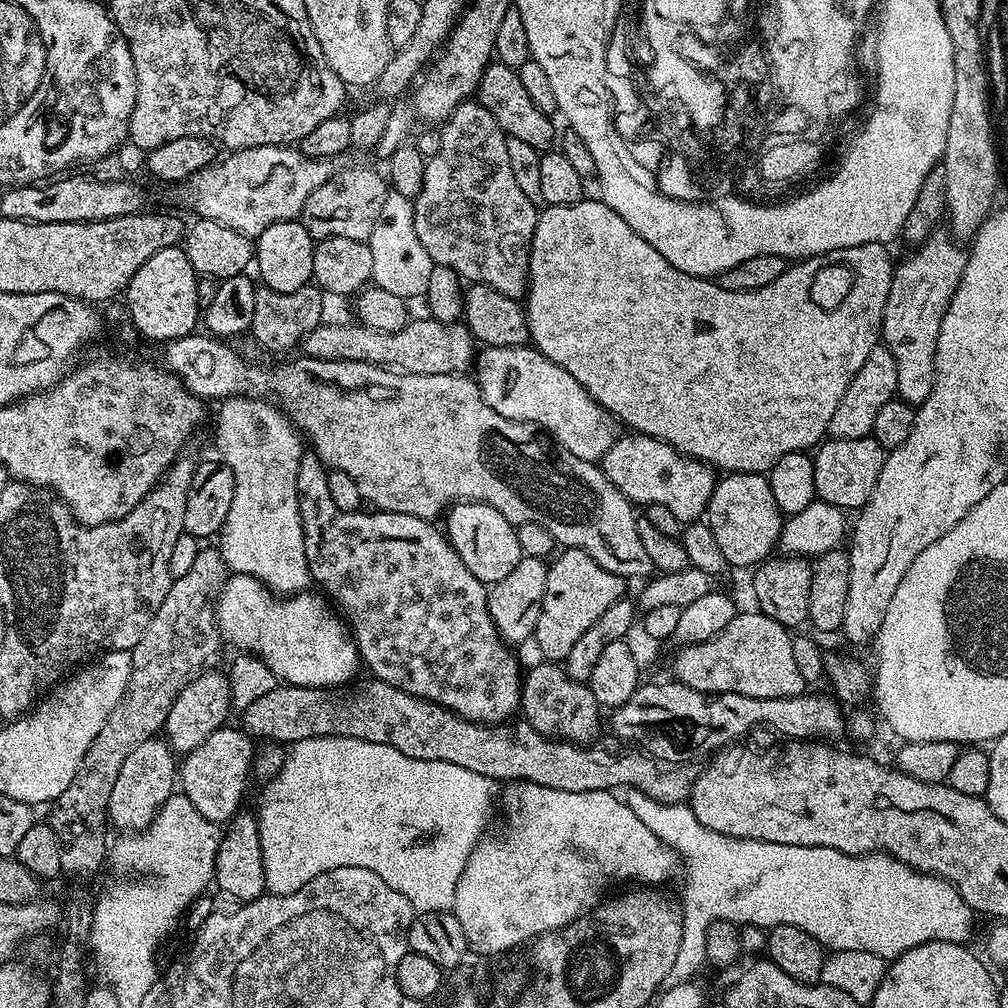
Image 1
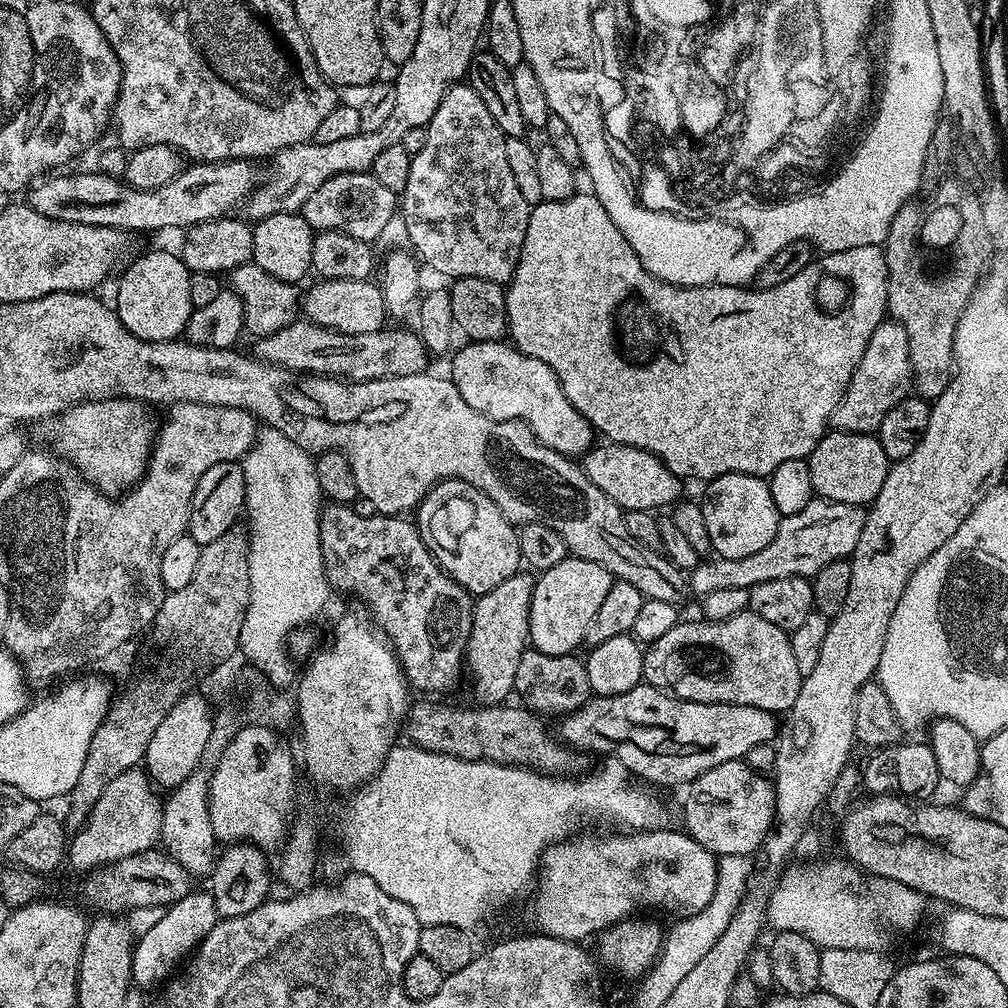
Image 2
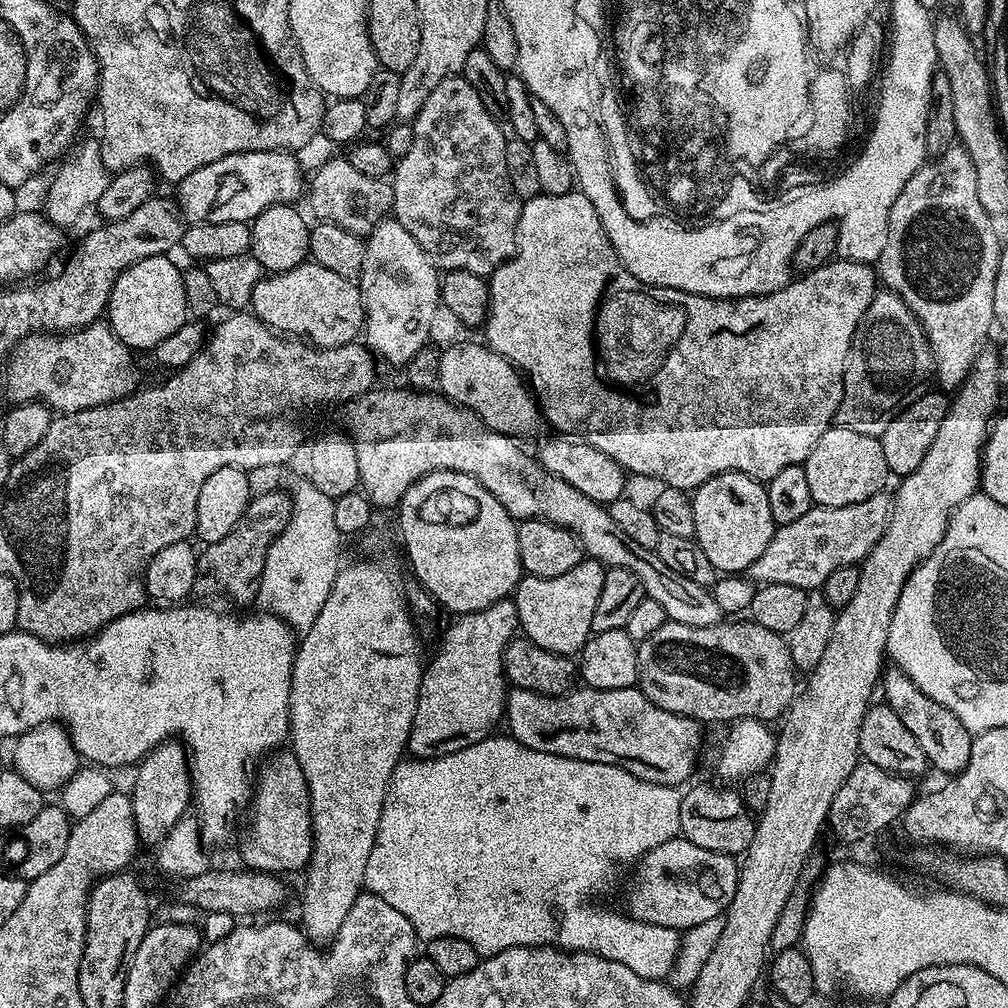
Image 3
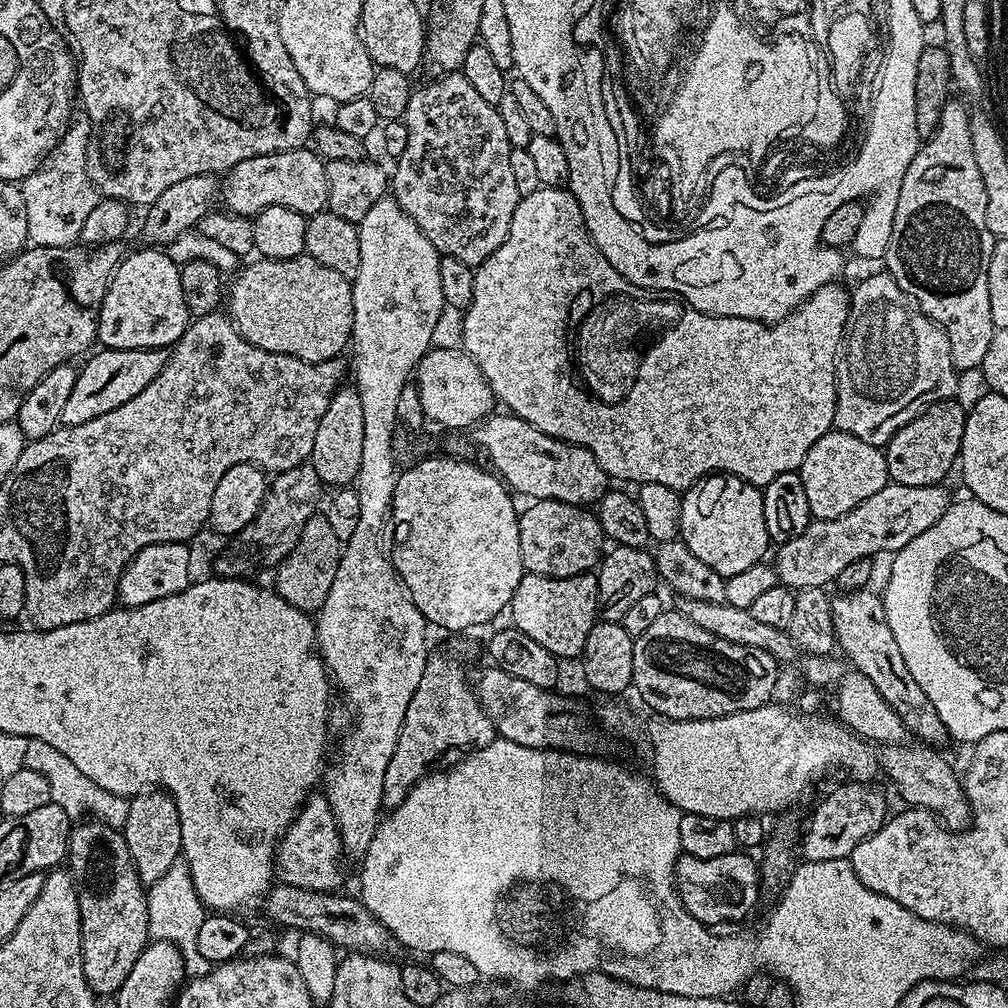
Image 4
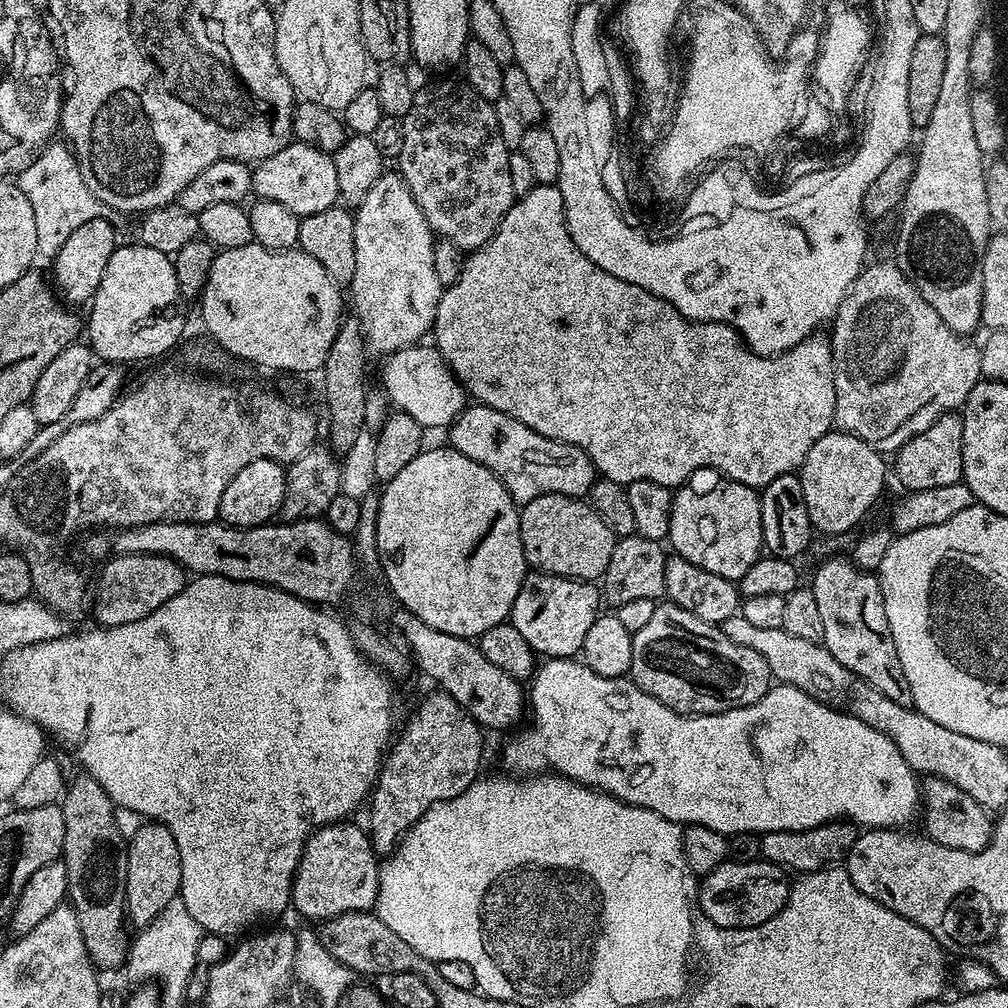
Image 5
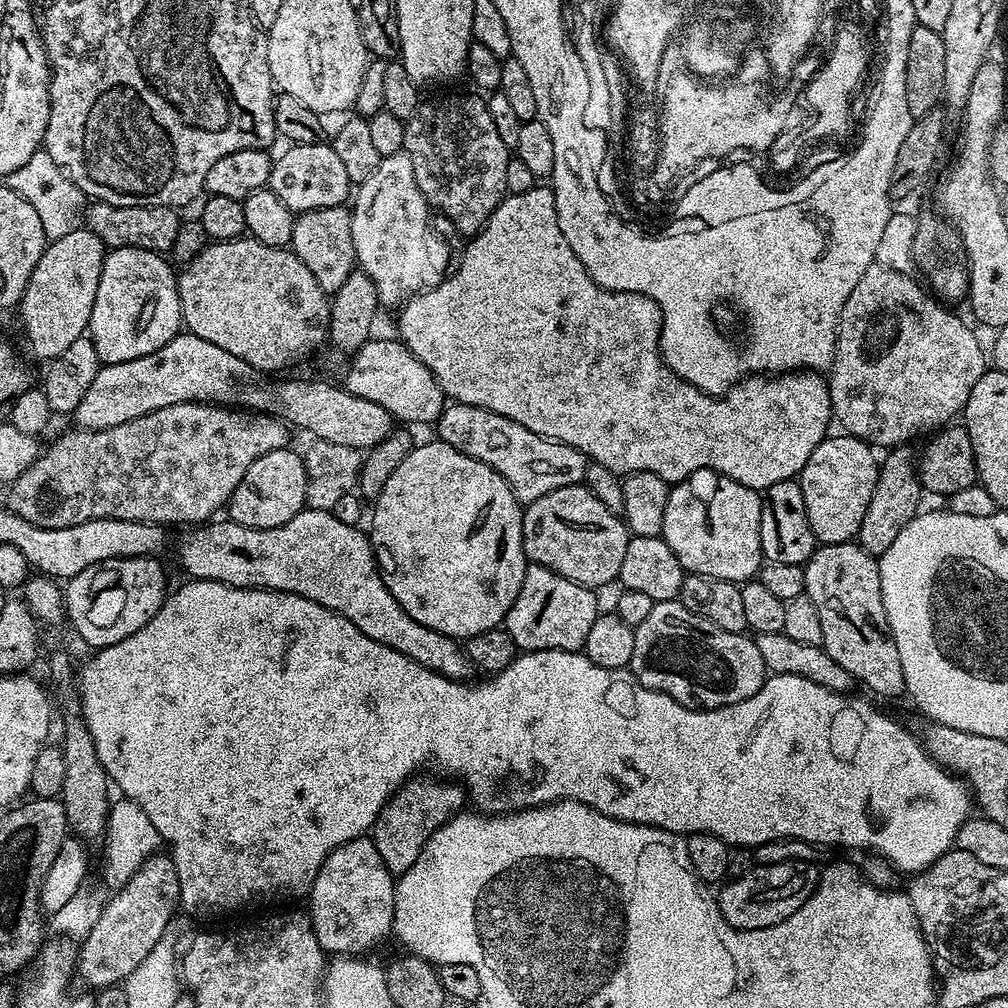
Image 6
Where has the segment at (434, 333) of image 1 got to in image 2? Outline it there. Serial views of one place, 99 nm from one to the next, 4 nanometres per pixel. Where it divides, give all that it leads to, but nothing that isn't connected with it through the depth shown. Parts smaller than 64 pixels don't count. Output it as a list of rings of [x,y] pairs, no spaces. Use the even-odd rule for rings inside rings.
[[[297,319],[295,324],[286,326],[269,336],[261,336],[255,341],[255,355],[265,364],[277,364],[291,372],[330,376],[349,382],[358,380],[381,380],[395,376],[413,376],[427,369],[429,352],[415,331],[403,332],[396,328],[393,332],[381,330],[366,334],[342,334],[321,324],[313,324],[307,319]]]

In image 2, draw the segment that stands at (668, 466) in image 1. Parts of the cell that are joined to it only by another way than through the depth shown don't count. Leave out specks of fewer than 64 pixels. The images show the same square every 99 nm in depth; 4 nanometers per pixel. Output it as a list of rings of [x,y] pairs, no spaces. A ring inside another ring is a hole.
[[[611,442],[597,443],[584,453],[582,467],[586,478],[590,478],[590,482],[594,482],[594,486],[598,486],[602,494],[606,494],[606,498],[610,498],[625,512],[634,510],[646,512],[664,507],[667,509],[675,505],[682,496],[681,477],[674,475],[654,454],[638,450],[634,446]]]

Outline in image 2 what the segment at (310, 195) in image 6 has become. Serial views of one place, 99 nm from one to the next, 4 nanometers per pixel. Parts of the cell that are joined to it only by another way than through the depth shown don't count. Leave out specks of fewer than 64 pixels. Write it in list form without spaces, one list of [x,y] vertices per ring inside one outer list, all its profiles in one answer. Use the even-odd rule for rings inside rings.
[[[225,160],[218,164],[196,162],[188,167],[166,182],[166,186],[158,186],[154,190],[132,188],[123,179],[100,170],[76,172],[73,176],[53,175],[48,178],[53,180],[45,179],[40,182],[45,184],[37,183],[31,189],[32,197],[27,197],[26,203],[28,207],[38,210],[38,214],[46,214],[46,218],[121,228],[124,232],[139,234],[160,232],[163,228],[187,230],[198,222],[217,220],[220,216],[235,213],[235,208],[239,204],[241,207],[258,187],[257,165],[247,160]]]

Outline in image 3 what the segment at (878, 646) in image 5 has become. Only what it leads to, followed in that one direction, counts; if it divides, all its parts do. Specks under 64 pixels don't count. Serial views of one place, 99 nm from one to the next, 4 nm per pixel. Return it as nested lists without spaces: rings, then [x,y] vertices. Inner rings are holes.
[[[888,666],[883,669],[882,692],[883,688],[883,703],[888,704],[890,710],[894,710],[898,718],[902,718],[902,722],[906,722],[906,730],[910,730],[918,746],[922,746],[922,754],[926,754],[929,765],[940,772],[948,772],[947,774],[961,772],[966,762],[970,762],[973,733],[966,726],[962,726],[962,722],[958,722],[958,718],[950,710],[946,710],[946,706],[922,694],[922,690],[918,690],[918,686],[914,686],[911,678],[899,668]]]

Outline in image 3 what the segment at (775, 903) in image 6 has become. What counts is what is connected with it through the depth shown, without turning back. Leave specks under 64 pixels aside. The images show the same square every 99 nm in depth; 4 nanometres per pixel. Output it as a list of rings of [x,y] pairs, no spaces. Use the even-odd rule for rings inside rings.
[[[683,838],[667,840],[662,846],[654,846],[635,865],[636,877],[628,888],[628,915],[636,920],[656,926],[666,926],[677,930],[693,928],[695,924],[720,920],[727,913],[730,902],[734,902],[734,894],[738,890],[740,870],[733,857],[721,852],[702,850],[702,846],[694,846],[694,842]]]

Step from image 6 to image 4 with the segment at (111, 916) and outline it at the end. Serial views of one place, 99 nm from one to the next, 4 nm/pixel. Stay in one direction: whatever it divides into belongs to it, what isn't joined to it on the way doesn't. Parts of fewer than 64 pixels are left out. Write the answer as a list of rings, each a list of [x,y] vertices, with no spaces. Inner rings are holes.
[[[149,790],[129,799],[130,814],[126,814],[123,834],[130,858],[145,886],[158,882],[181,859],[182,822],[178,822],[178,806],[163,790]]]

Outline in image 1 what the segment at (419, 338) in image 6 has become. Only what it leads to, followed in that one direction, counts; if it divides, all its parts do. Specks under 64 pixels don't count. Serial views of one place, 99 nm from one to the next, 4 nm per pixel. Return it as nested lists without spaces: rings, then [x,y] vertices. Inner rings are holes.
[[[585,198],[567,204],[566,206],[547,205],[536,217],[536,229],[532,235],[532,245],[530,246],[530,254],[528,255],[528,290],[526,293],[526,311],[528,314],[528,338],[531,347],[536,348],[550,362],[554,362],[558,366],[562,366],[562,370],[566,370],[570,374],[574,374],[574,378],[578,378],[578,382],[582,385],[599,404],[607,410],[612,416],[616,417],[621,425],[624,424],[625,429],[631,430],[633,433],[641,436],[653,436],[662,442],[666,442],[670,446],[674,446],[683,456],[690,456],[694,460],[700,460],[703,464],[711,466],[713,469],[719,470],[724,474],[734,472],[759,472],[767,474],[772,471],[772,467],[778,462],[778,458],[786,458],[786,454],[791,452],[808,452],[815,449],[817,445],[825,439],[828,423],[834,410],[838,407],[838,402],[842,402],[842,394],[846,394],[846,386],[850,386],[854,374],[858,374],[862,362],[866,362],[866,357],[870,355],[870,350],[874,350],[881,343],[880,323],[884,317],[886,310],[886,298],[890,294],[890,282],[894,275],[894,259],[887,252],[884,244],[863,244],[862,246],[837,246],[833,252],[822,252],[819,254],[809,255],[801,264],[792,262],[785,267],[784,273],[778,278],[774,278],[774,282],[770,282],[770,286],[762,286],[762,290],[754,290],[753,292],[735,292],[734,290],[726,290],[719,282],[712,278],[703,276],[691,276],[682,270],[678,270],[674,266],[670,266],[670,262],[666,262],[666,258],[662,258],[662,254],[658,254],[658,250],[654,250],[654,246],[650,246],[650,242],[646,242],[644,238],[638,234],[634,234],[634,230],[630,230],[630,226],[626,226],[626,222],[622,222],[622,218],[618,214],[614,214],[614,210],[610,210],[610,206],[605,204],[603,199]]]

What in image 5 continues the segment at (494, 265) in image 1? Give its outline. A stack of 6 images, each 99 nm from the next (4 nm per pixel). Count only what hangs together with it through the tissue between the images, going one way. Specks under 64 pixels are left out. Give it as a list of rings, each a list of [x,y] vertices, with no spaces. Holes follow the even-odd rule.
[[[444,80],[441,84],[428,84],[425,88],[417,87],[415,89],[416,97],[414,102],[410,106],[410,110],[402,118],[406,142],[402,142],[402,154],[398,157],[398,164],[400,164],[398,175],[406,182],[410,194],[414,194],[414,202],[418,202],[418,206],[422,210],[426,222],[432,227],[433,233],[441,240],[454,242],[454,246],[458,246],[467,254],[475,250],[475,248],[481,248],[486,242],[490,242],[490,238],[498,230],[502,218],[510,210],[510,206],[516,203],[518,197],[514,185],[510,182],[510,150],[506,146],[506,142],[502,142],[495,107],[489,101],[483,100],[474,89],[468,87],[467,83],[459,83],[451,84],[450,81]]]

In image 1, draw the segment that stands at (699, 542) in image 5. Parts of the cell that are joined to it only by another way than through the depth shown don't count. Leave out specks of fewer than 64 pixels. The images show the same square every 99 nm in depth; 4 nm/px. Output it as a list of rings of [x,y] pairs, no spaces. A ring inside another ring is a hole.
[[[734,472],[724,474],[716,481],[716,488],[708,503],[706,523],[714,530],[714,539],[718,542],[718,550],[722,550],[722,558],[733,569],[755,569],[777,551],[780,543],[780,529],[784,526],[785,517],[778,510],[778,502],[774,502],[774,493],[770,490],[767,475],[759,472]]]

